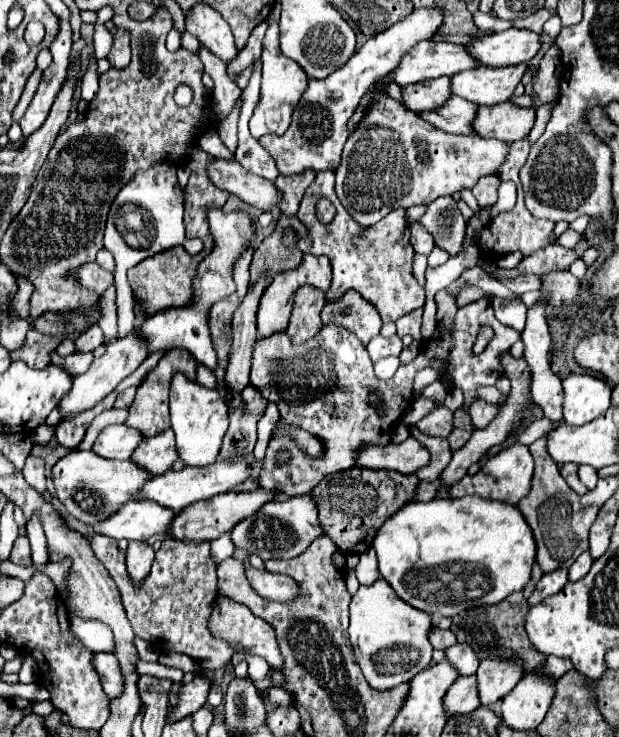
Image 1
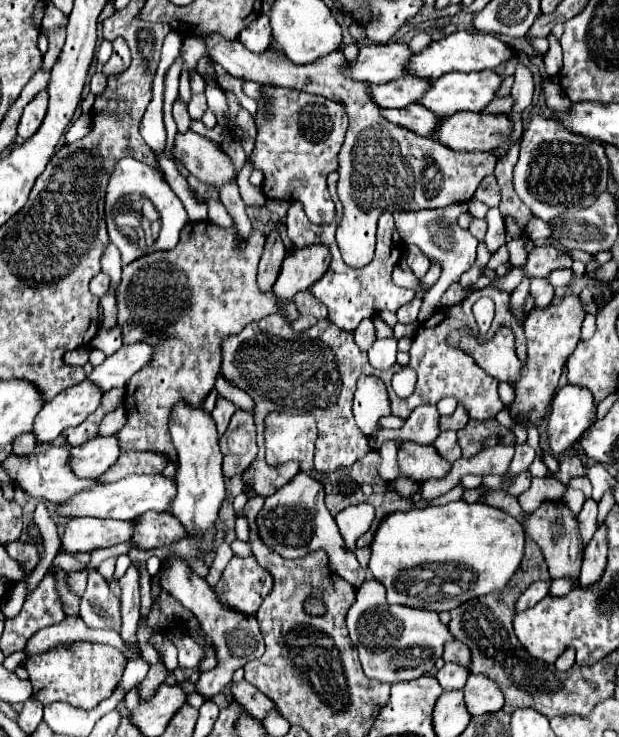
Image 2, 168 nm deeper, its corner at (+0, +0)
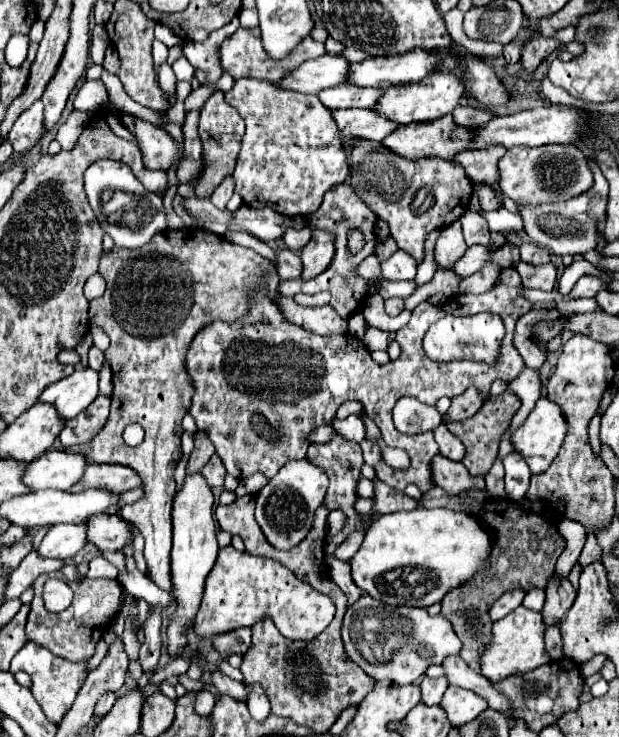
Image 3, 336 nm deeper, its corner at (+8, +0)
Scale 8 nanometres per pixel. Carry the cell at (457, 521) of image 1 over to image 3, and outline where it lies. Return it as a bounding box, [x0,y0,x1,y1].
[350,506,492,608]

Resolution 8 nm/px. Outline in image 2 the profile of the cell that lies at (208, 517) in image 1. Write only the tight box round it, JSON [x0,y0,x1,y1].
[130,512,186,550]

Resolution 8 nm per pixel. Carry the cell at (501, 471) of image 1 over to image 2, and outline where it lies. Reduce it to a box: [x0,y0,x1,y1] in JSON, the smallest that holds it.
[508,444,536,474]

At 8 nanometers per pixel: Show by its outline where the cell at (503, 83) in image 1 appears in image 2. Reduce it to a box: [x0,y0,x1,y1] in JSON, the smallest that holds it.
[418,70,502,116]

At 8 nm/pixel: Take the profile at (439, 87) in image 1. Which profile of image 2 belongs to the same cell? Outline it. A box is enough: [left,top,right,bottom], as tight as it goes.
[368,76,428,108]

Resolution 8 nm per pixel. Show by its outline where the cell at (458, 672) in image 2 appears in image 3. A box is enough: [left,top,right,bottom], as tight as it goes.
[420,676,448,706]

